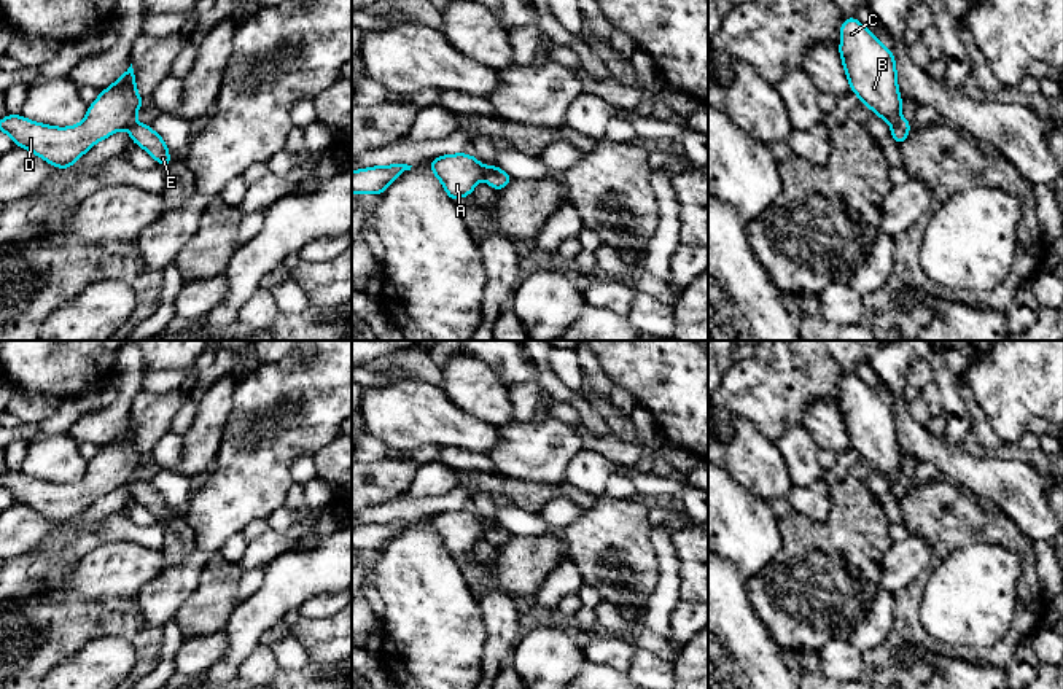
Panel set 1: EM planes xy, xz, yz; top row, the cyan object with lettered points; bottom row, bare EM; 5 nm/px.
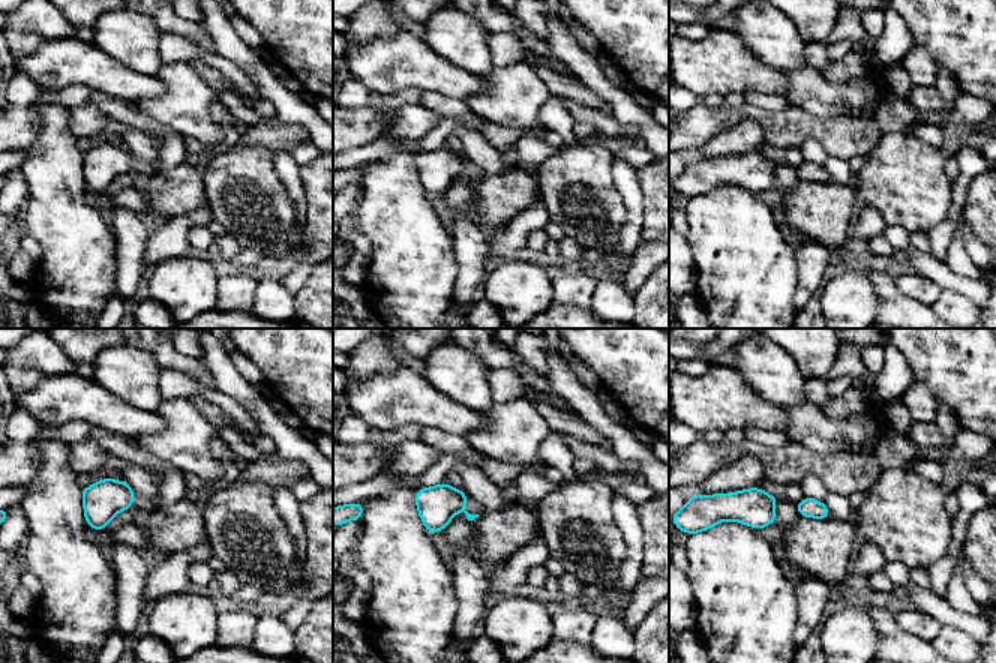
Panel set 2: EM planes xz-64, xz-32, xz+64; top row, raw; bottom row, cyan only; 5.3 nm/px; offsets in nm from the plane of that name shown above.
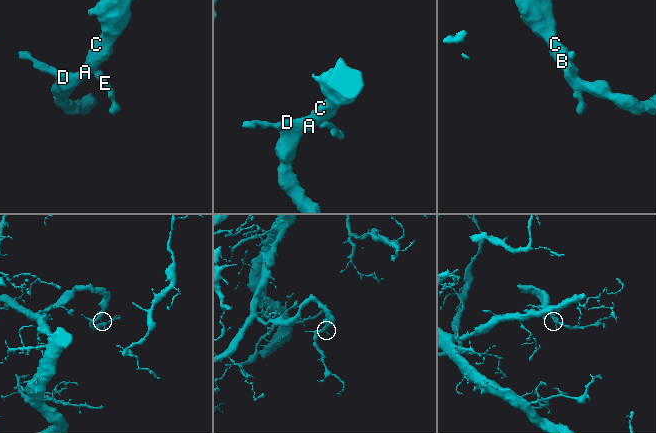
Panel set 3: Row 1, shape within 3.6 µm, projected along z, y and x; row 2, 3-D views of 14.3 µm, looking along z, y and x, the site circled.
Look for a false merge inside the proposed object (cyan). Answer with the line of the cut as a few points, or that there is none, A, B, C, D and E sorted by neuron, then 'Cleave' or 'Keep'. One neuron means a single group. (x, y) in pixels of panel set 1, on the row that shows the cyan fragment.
Split along xz (490, 167), (484, 179). Groups: A B C D / E. Cleave

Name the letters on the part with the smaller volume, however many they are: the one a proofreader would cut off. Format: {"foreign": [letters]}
{"foreign": ["E"]}

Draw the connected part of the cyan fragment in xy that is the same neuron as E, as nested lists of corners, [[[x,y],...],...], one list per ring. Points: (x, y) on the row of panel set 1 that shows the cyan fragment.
[[[134,123],[129,127],[129,137],[135,142],[142,150],[148,151],[158,164],[167,167],[173,162],[169,158],[169,148],[162,137],[159,137],[150,124]]]

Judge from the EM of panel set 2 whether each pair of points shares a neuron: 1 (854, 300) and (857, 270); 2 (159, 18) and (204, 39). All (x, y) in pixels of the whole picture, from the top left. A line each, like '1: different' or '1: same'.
1: same
2: same

